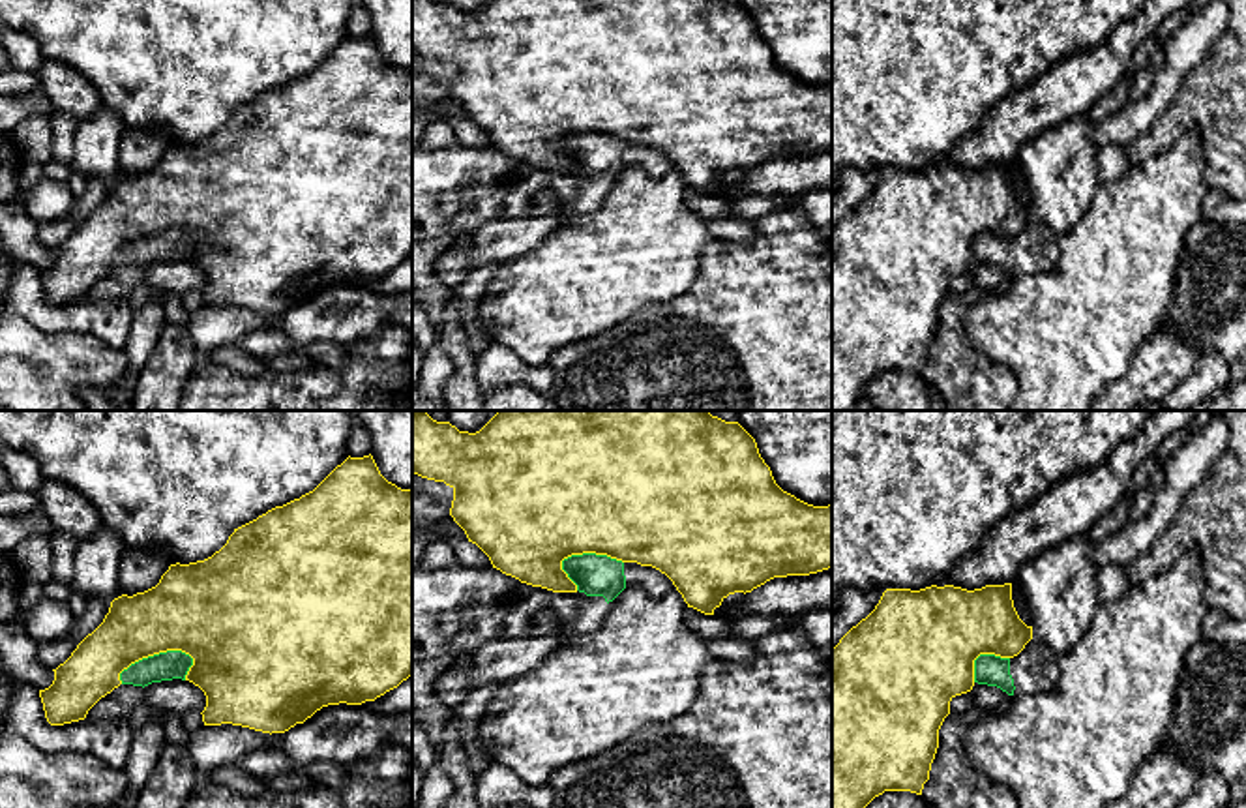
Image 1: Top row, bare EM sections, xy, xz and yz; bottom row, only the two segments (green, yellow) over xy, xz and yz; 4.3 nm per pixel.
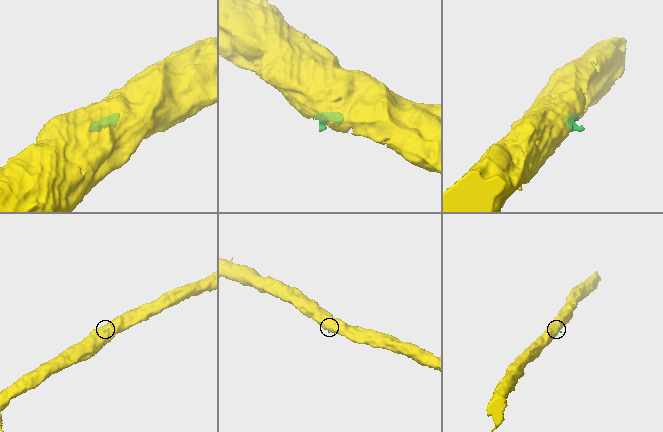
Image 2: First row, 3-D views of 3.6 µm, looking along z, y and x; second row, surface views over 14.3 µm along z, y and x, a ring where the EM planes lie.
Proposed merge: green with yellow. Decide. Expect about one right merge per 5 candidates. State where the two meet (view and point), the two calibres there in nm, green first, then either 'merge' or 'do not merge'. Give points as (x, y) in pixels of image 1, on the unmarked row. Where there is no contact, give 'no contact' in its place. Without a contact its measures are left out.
meets green in xy at (154, 235); 130 nm thick on the green side, 360 nm on the other; do not merge

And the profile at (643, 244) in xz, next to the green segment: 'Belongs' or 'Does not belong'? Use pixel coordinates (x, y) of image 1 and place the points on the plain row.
Does not belong

